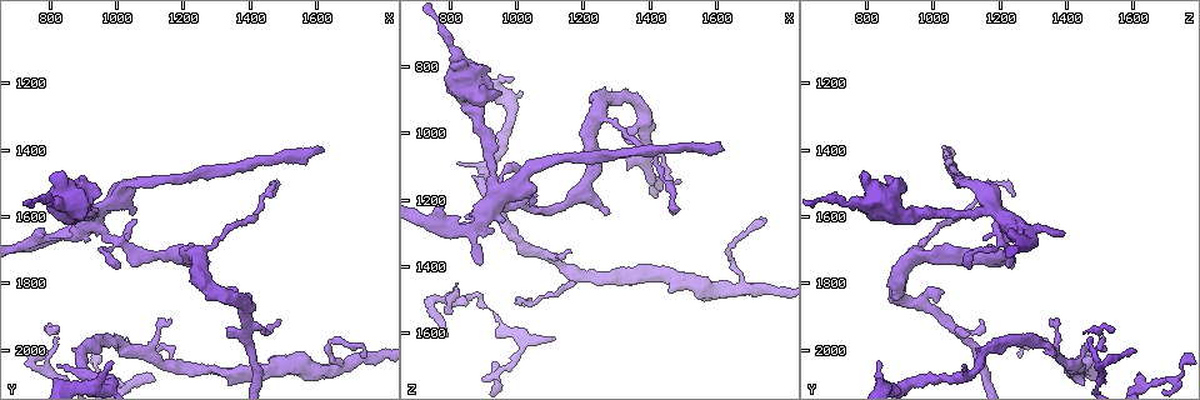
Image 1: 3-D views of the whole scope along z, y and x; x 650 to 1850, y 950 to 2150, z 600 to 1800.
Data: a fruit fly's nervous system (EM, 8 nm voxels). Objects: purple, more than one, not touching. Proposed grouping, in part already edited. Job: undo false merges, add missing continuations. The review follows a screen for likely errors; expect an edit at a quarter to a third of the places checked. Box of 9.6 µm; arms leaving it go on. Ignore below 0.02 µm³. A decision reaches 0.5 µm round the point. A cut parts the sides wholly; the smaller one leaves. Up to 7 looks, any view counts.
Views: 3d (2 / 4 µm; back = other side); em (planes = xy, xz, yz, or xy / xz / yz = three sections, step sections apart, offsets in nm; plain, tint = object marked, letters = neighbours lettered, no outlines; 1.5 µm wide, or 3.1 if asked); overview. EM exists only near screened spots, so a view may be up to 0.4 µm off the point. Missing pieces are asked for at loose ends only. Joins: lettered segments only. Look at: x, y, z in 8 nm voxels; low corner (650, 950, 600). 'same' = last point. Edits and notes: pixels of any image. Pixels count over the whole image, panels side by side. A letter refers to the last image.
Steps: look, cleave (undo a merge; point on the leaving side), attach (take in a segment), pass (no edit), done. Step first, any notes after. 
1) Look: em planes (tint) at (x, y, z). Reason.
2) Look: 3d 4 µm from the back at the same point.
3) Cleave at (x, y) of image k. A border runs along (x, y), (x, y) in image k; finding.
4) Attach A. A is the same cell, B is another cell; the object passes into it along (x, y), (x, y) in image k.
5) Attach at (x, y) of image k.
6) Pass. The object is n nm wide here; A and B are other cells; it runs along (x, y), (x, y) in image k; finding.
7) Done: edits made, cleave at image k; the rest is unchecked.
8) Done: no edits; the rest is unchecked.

Look: 3d 4 µm from the back at (1110, 2100, 1620). Branch stops here.

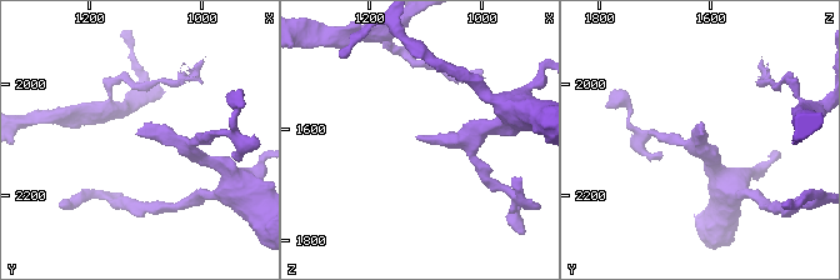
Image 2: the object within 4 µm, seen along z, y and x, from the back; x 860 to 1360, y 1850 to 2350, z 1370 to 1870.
Look: em xz step 8 (letters) at (1120, 2095, 1615). Now the EM.

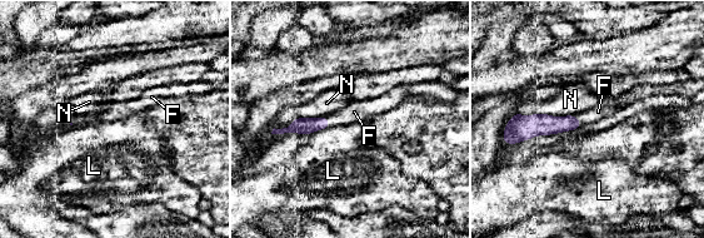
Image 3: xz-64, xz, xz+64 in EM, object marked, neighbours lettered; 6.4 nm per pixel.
Attach F. F is the same cell, L and N are other cells; the object passes into it along (301, 125), (328, 122), (354, 112) in image 3; the neuron continues.

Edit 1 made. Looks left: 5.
Look: em yz step 4 (letters) at (1000, 1750, 1110). Free end.

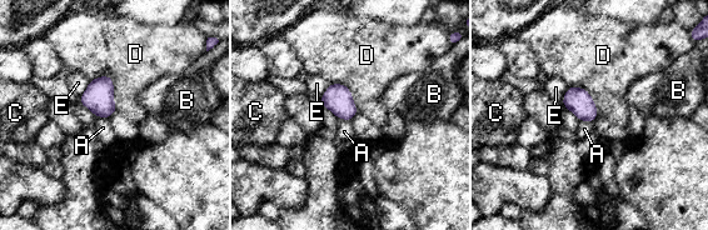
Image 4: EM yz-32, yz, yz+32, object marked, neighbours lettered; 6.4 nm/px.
Pass. A, B, C, D and E are other cells; a border runs along (90, 79), (111, 78), (116, 109) in image 4; no lettered segment goes on from it.

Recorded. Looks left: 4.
Look: em xy step 8 (letters) at (950, 1530, 880). Thick end.

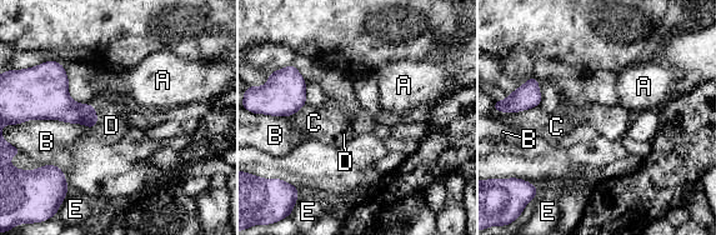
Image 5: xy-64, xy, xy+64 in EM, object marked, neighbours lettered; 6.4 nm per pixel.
Look: em planes (letters) at the same point.

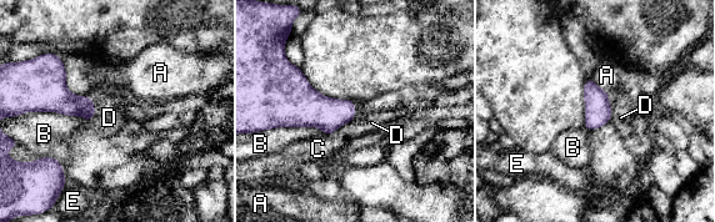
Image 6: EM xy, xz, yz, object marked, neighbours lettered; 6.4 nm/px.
Pass. A, B, C, D and E are other cells; a border runs along (606, 90), (611, 120) in image 6; none of them fits.

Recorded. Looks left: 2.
Done: edits made, attach at image 3; the rest is unchecked.

